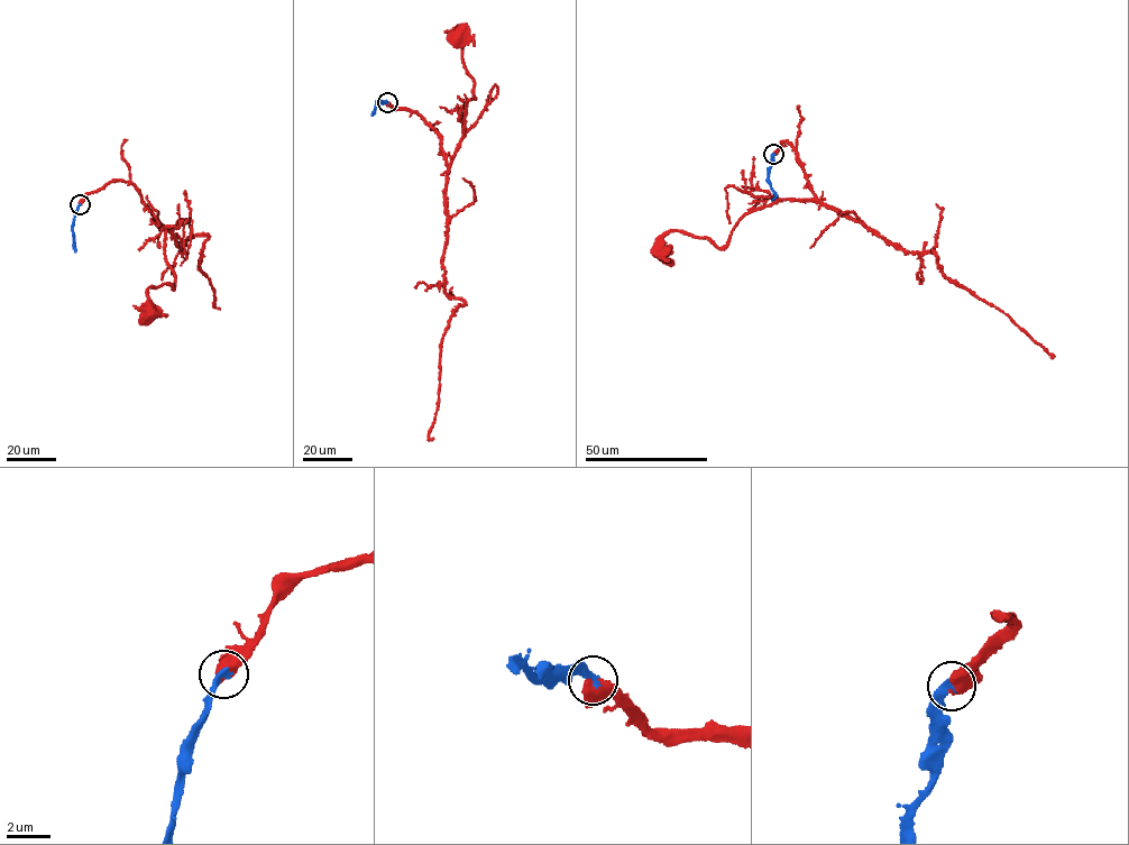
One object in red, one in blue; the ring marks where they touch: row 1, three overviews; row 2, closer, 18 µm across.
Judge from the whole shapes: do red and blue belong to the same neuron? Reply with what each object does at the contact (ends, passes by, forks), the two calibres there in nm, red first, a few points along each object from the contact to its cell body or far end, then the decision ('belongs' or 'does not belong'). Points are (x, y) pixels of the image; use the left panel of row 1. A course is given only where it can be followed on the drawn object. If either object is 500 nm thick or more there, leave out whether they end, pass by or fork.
800/360 nm | red via (80, 204), (111, 182), (128, 181), (163, 226), (174, 285), (148, 290), (149, 311) | blue via (80, 204), (72, 226), (75, 253) | belongs

